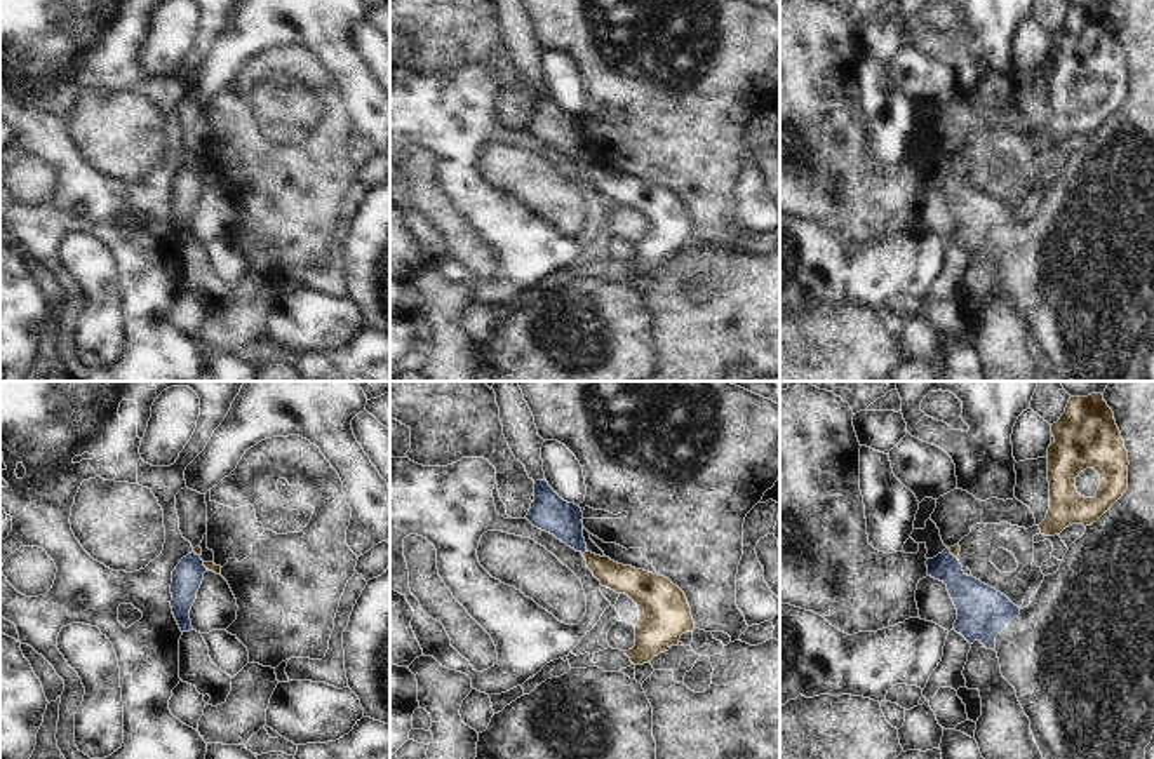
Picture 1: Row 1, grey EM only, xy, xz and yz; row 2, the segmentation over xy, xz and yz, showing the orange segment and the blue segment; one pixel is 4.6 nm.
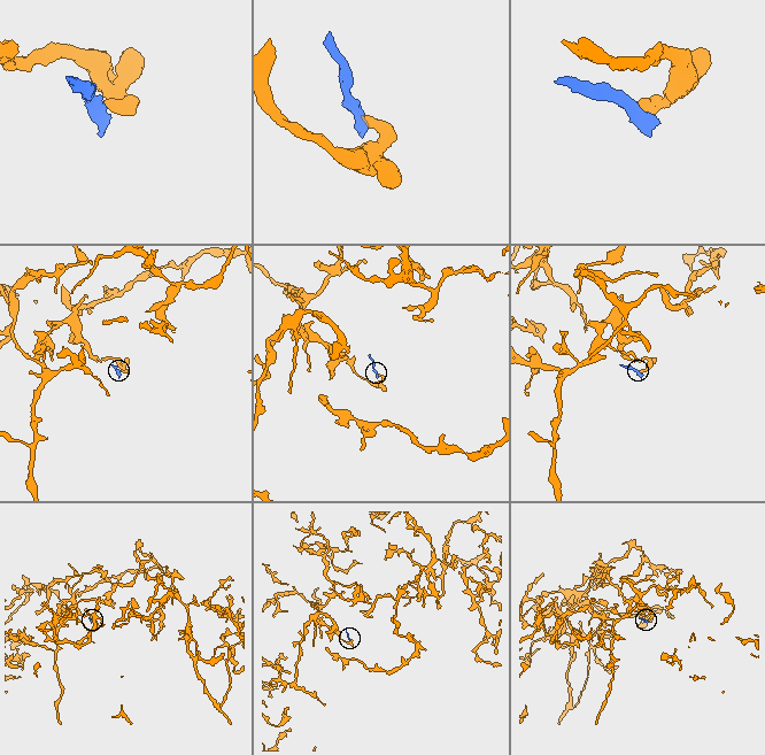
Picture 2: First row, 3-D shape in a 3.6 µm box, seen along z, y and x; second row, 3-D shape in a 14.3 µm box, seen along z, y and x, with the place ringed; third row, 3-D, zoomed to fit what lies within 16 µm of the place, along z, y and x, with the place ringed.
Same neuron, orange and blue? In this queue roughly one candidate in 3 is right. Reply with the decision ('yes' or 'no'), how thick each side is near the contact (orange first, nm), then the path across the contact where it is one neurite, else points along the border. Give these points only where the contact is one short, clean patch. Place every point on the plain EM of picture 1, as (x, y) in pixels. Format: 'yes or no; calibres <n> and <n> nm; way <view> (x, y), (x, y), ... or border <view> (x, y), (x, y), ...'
no; calibres 130 and 180 nm; border xz (587, 161), (583, 164)

